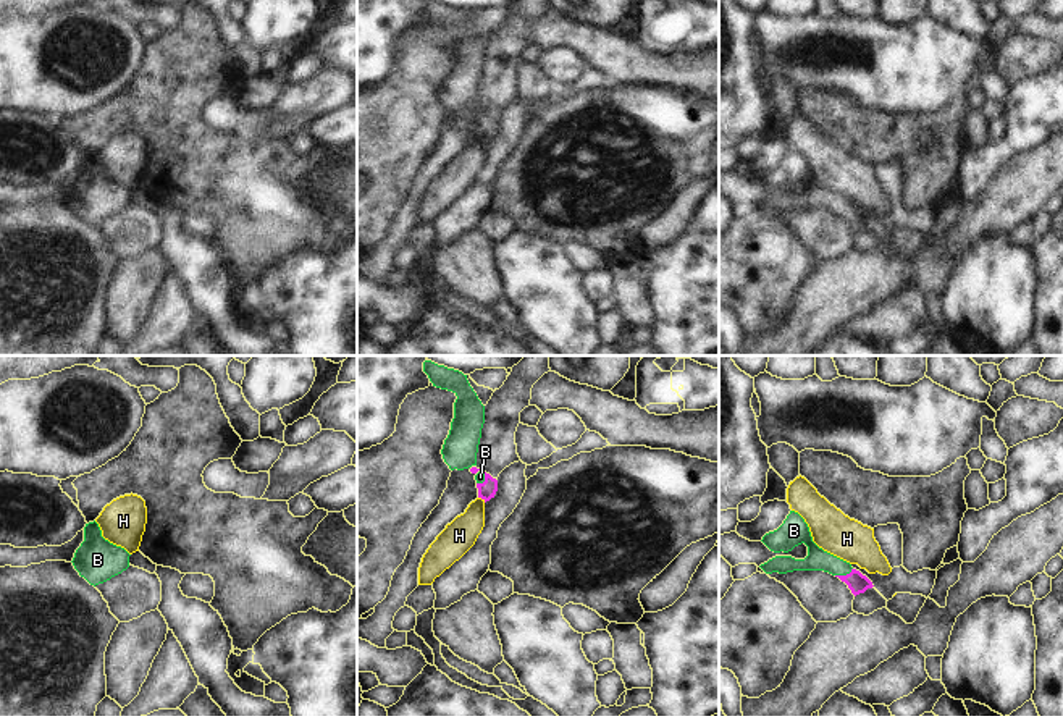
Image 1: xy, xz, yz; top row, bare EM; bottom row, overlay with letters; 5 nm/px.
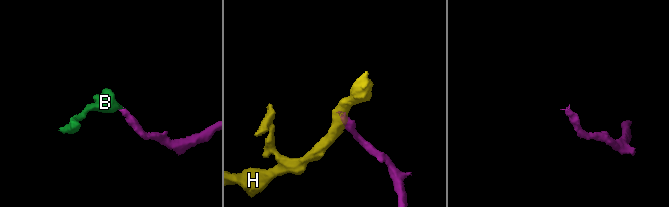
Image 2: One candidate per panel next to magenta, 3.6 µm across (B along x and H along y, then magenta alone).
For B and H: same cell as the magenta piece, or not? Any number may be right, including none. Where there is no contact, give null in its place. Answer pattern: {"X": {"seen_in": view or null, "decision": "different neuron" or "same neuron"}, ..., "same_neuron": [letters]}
{"B": {"seen_in": "yz", "decision": "same neuron"}, "H": {"seen_in": "xz", "decision": "different neuron"}, "same_neuron": ["B"]}

